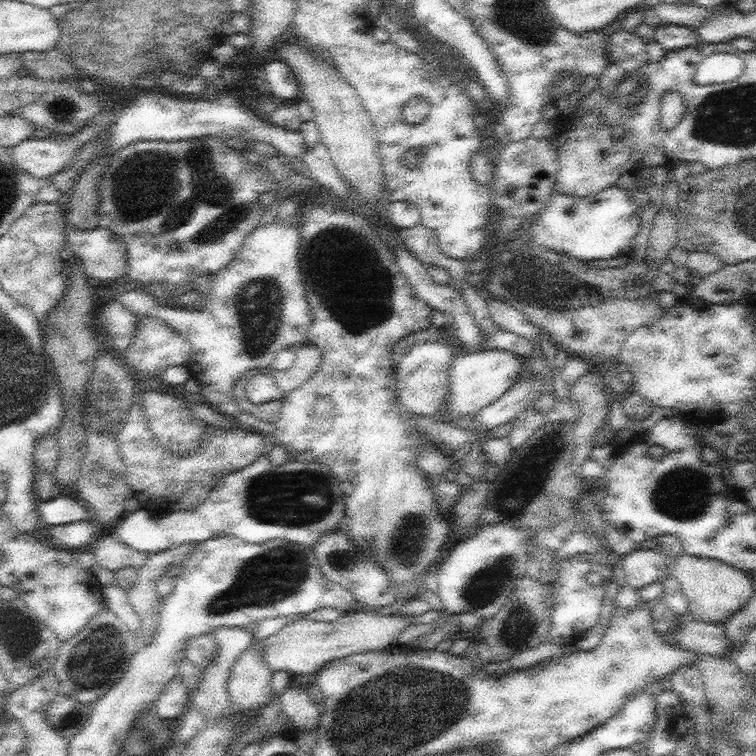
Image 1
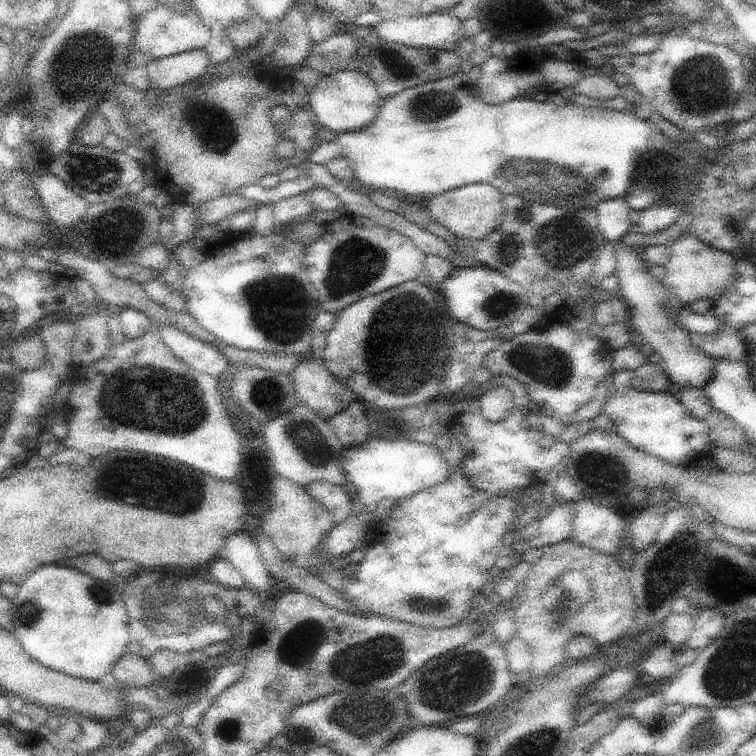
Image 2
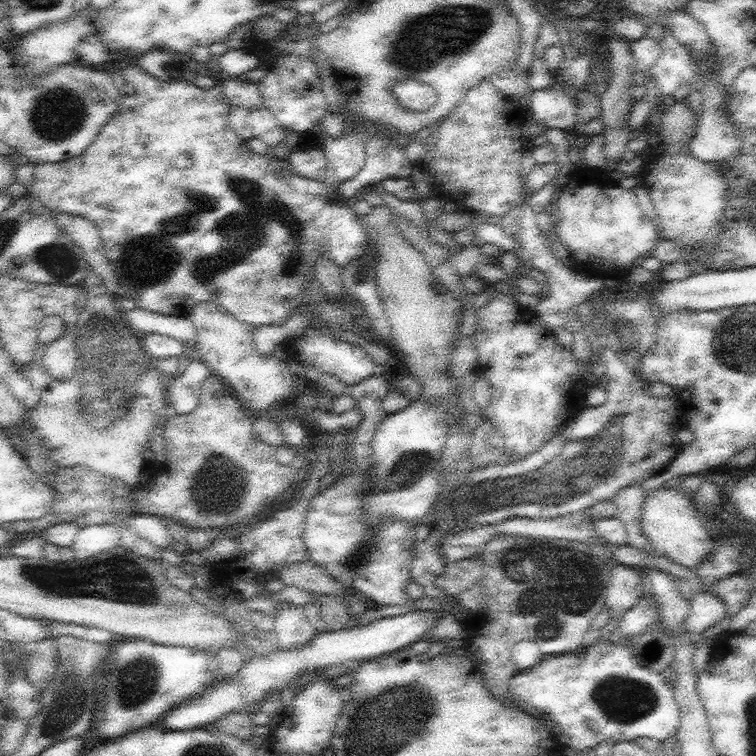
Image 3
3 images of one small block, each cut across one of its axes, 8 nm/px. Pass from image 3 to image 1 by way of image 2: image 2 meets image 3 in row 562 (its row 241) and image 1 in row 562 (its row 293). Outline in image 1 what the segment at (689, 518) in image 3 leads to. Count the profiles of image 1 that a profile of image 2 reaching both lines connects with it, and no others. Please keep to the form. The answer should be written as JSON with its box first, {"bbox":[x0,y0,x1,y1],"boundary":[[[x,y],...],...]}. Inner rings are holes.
{"bbox":[669,551,754,624],"boundary":[[[686,551],[669,563],[669,572],[680,582],[688,599],[693,620],[724,624],[734,613],[741,611],[754,595],[753,575],[718,559],[694,557]]]}

